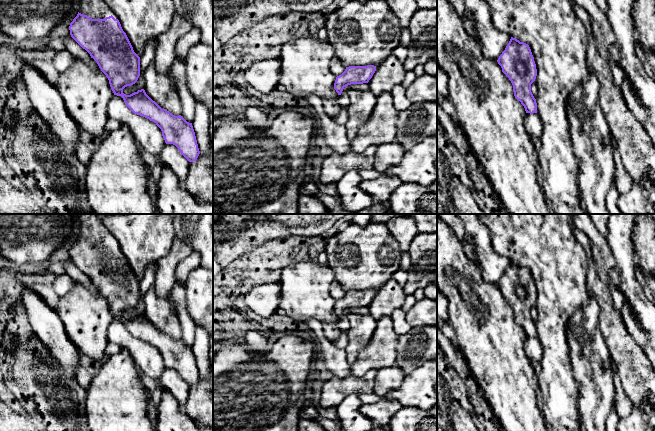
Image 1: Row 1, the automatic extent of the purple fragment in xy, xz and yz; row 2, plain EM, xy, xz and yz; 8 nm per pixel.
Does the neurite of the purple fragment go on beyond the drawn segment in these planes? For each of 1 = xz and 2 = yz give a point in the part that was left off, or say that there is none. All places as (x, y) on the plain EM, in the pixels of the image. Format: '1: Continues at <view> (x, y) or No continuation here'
1: No continuation here
2: No continuation here

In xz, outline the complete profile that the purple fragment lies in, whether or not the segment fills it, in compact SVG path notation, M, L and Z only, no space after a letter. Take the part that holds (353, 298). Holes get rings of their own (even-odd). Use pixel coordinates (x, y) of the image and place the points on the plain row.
M349 290L345 295L336 301L334 313L341 319L343 313L351 308L368 307L376 295L376 290Z

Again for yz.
M511 261L497 286L511 305L514 320L524 330L526 337L537 337L536 323L531 316L537 293L529 269Z

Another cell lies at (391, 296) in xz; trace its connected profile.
M390 279L384 286L376 291L376 295L368 308L370 315L378 320L390 317L394 310L401 309L407 295L395 280Z

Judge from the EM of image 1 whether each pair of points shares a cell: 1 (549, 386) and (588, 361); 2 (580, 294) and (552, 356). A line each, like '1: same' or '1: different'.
1: different
2: same

